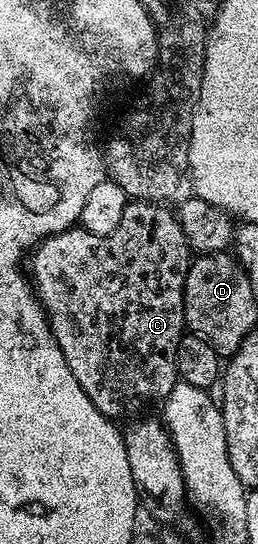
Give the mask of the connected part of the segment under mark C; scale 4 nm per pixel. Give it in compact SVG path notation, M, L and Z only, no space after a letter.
M145 200L127 203L124 218L120 218L120 226L116 226L116 230L112 234L101 236L100 234L92 234L81 226L75 226L67 228L65 232L57 232L55 236L47 236L41 244L33 249L28 260L28 272L32 277L32 284L36 289L38 300L42 303L42 309L46 312L46 321L50 324L52 334L64 354L64 362L68 362L68 370L72 370L72 374L76 374L76 382L80 382L84 394L88 394L88 398L92 398L96 410L100 410L105 416L119 418L118 416L135 415L134 417L137 417L139 415L137 412L145 404L150 404L153 400L161 401L165 398L178 380L176 350L178 343L182 341L186 328L184 282L190 269L191 259L190 244L186 240L186 235L177 215L169 207L160 204L148 204Z

